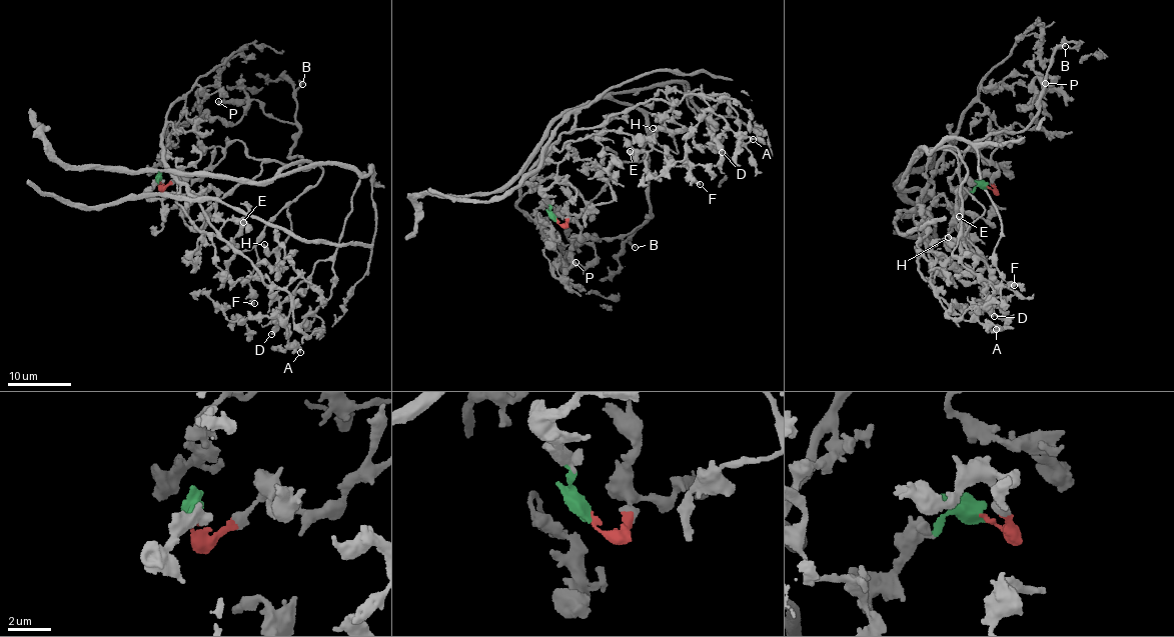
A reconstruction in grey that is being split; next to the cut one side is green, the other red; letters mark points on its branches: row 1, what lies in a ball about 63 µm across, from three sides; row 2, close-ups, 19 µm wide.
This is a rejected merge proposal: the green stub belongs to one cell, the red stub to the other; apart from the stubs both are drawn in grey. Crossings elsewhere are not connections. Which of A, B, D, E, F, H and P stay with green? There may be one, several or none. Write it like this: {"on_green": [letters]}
{"on_green": ["A", "D"]}

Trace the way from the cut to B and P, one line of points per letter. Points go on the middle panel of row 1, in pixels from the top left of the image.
B: (555, 219), (562, 224), (568, 215), (588, 212), (611, 168), (648, 157), (651, 214), (629, 237), (636, 248)
P: (555, 219), (588, 212), (611, 168), (648, 157), (648, 219), (593, 241), (596, 257), (575, 262)

